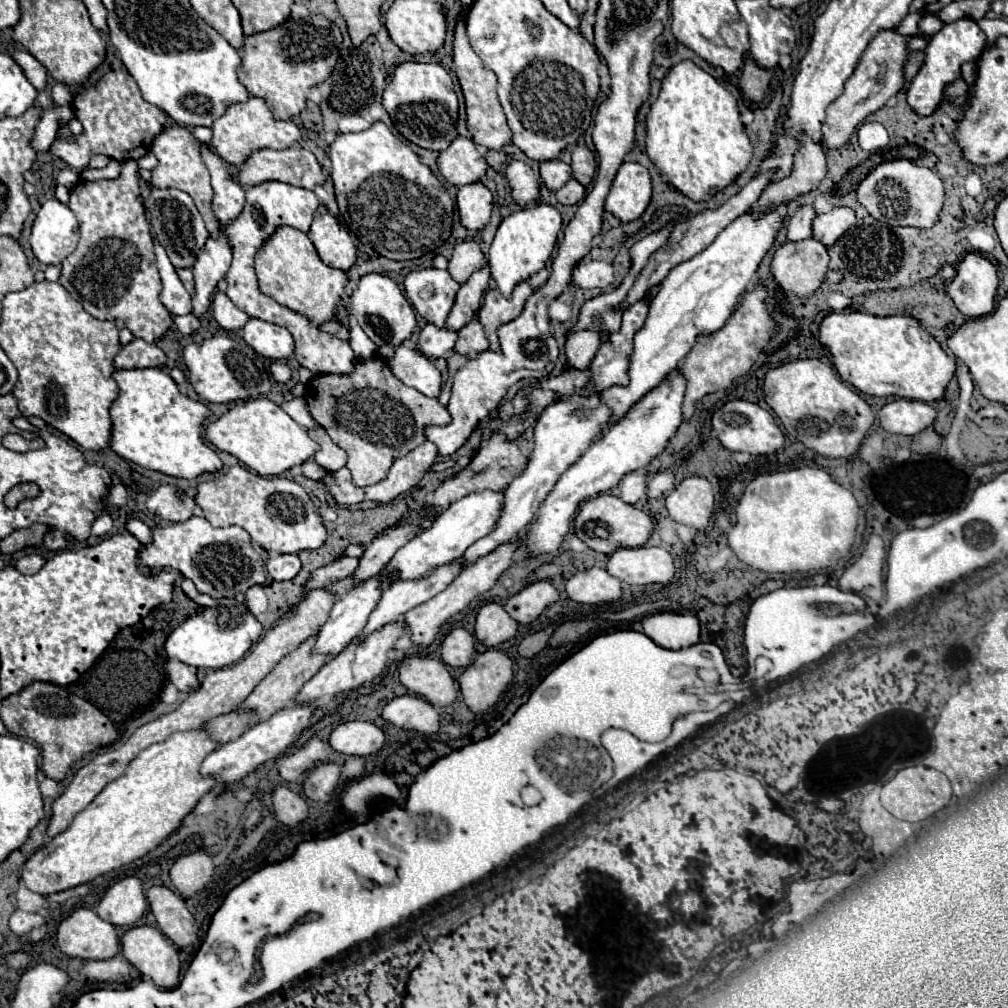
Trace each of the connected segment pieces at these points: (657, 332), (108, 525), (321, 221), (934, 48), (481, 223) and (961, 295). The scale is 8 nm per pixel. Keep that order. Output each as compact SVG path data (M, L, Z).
M768 212L764 216L744 214L736 218L718 238L698 256L672 268L660 284L658 296L650 302L650 312L644 326L634 336L634 348L628 366L628 384L610 386L600 392L602 404L610 408L608 424L616 424L646 392L656 388L664 376L678 368L678 362L690 352L700 332L714 332L724 326L734 312L740 294L752 282L762 258L768 254L778 230L782 226L780 214Z
M100 516L100 518L94 522L94 526L92 526L92 536L102 538L102 536L106 536L106 534L112 530L112 526L114 526L114 522L110 520L110 516Z
M324 206L316 210L308 236L324 264L338 270L350 270L350 266L356 262L356 246L350 234Z
M972 18L956 20L954 24L946 24L938 34L932 36L926 48L926 62L920 72L910 82L910 90L906 90L906 102L918 116L932 116L942 102L942 90L946 84L962 78L960 66L968 60L976 60L986 44L986 34Z
M472 182L458 188L456 206L464 228L482 230L490 222L492 204L494 204L492 192L482 182Z
M970 252L958 266L958 274L948 286L956 308L968 318L980 318L994 310L998 272L982 254Z

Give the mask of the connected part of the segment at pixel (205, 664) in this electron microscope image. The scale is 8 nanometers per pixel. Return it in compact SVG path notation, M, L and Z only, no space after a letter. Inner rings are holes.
M222 598L214 608L190 616L166 640L166 654L196 668L224 668L238 662L262 636L262 624L250 614L246 604Z

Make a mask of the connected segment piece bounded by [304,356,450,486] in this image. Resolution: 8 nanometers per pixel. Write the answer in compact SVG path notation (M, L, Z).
M374 356L366 362L356 362L356 368L350 376L316 376L306 384L304 398L308 402L308 410L312 418L328 432L334 444L338 444L348 454L346 468L352 472L356 486L370 486L380 482L386 472L390 470L390 464L394 464L396 458L408 454L418 444L422 444L424 428L426 426L446 426L450 422L450 414L444 406L438 404L436 398L428 398L420 394L414 388L408 388L402 384L388 368L388 362L380 356Z

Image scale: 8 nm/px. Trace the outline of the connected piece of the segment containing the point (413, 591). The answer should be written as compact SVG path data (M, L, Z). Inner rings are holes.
M454 560L446 566L436 568L428 578L422 580L406 580L390 584L376 604L374 612L370 614L366 626L358 634L358 640L362 642L370 632L376 632L378 628L396 622L402 618L410 608L416 608L418 604L434 598L440 594L460 572L460 560Z

